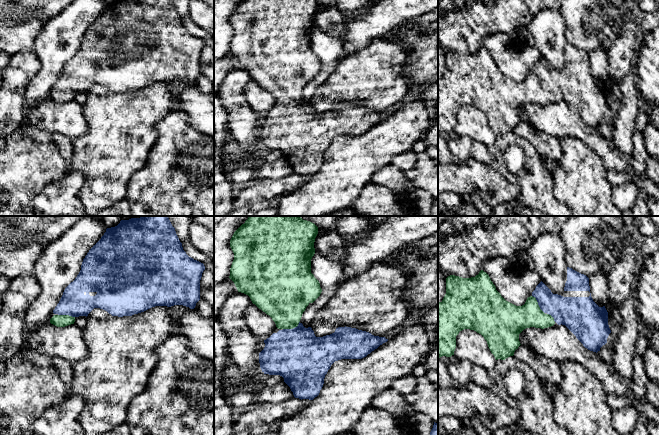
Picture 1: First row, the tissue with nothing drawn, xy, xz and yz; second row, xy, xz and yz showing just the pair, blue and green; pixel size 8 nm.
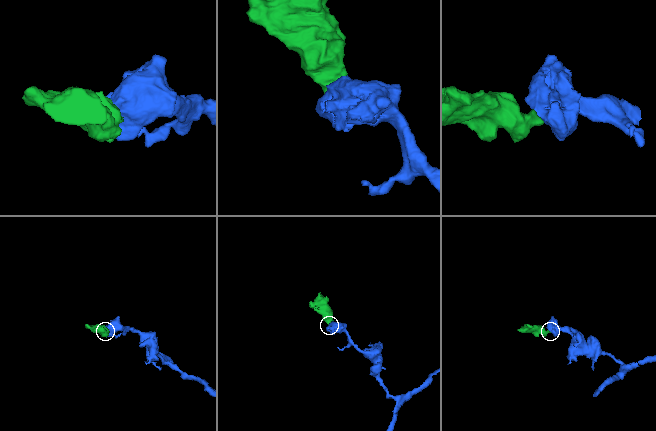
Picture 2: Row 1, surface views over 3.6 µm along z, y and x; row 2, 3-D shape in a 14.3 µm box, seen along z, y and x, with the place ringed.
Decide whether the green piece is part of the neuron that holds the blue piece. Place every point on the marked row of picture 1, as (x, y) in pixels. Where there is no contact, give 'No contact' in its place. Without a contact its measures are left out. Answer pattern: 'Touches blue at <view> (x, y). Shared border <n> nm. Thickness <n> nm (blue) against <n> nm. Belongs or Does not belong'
Touches blue at xz (293, 328). Shared border 150 nm. Thickness 420 nm (blue) against 360 nm. Belongs

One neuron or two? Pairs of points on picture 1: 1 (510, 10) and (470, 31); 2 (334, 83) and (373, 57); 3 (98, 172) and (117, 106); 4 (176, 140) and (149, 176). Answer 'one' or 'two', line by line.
1: one
2: one
3: one
4: one

